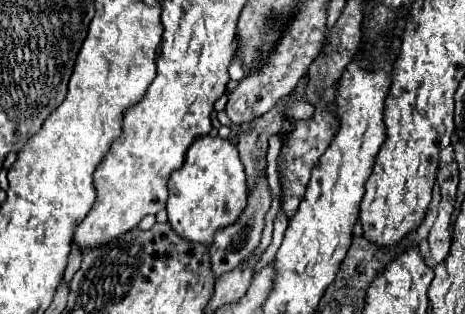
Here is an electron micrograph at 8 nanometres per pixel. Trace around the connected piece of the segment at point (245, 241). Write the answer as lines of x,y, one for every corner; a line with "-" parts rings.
263,174
257,178
253,190
249,192
247,206
239,214
239,218
215,234
215,240
211,244
211,264
213,264
215,276
221,276
223,272
233,270
245,256
249,256
259,246
263,228
265,228
265,216
271,208
271,202
273,202
273,196
271,196
271,188
269,188
269,180
267,180
267,174

